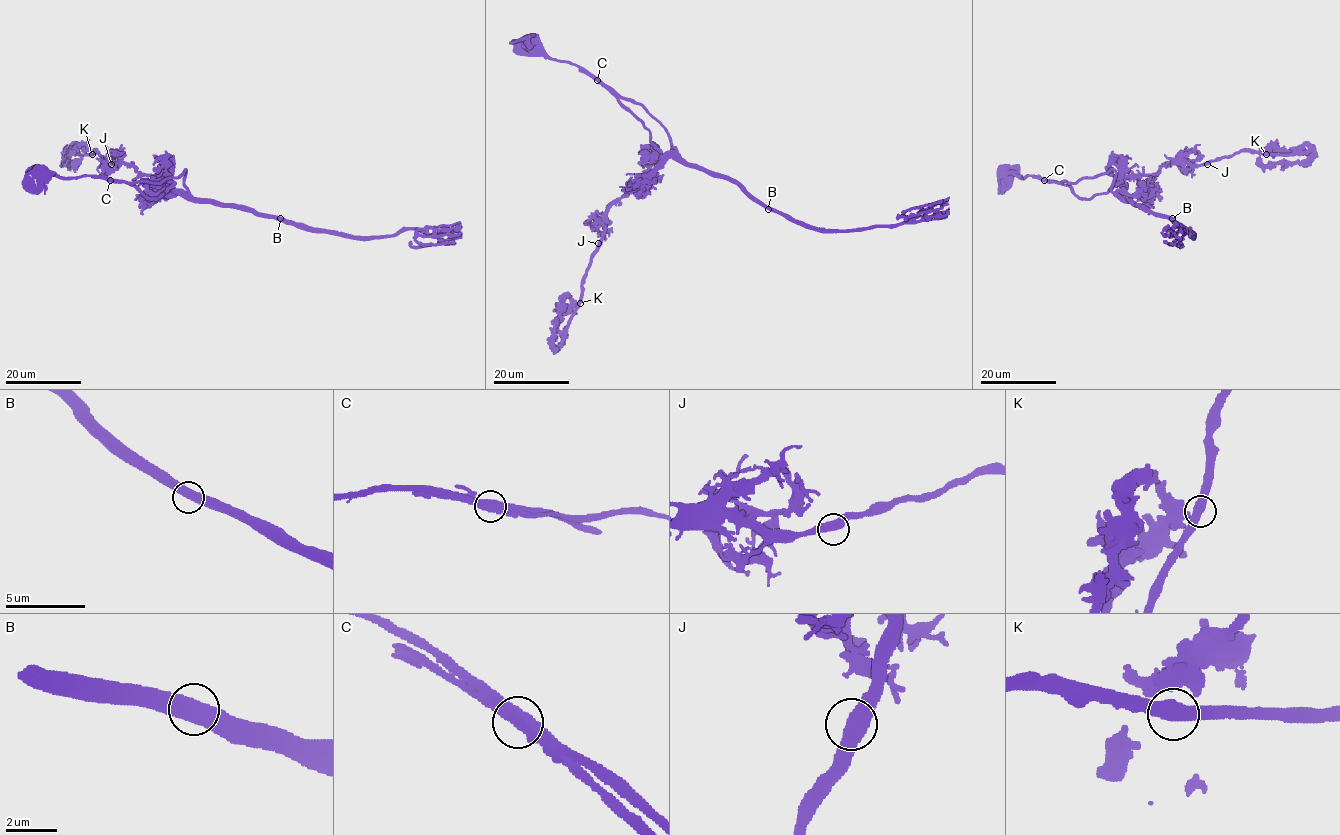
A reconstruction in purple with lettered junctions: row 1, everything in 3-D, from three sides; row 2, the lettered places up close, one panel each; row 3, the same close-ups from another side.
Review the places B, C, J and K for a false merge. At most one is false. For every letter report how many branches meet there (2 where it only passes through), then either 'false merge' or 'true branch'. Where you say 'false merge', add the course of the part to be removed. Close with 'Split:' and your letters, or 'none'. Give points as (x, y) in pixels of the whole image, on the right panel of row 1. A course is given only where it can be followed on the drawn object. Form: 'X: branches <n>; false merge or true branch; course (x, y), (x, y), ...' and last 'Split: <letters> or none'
B: branches 2; true branch
C: branches 2; false merge; course (1044, 180), (1075, 183), (1114, 169), (1111, 188), (1122, 200), (1194, 234), (1186, 229), (1179, 241)
J: branches 2; true branch
K: branches 2; true branch
Split: C

